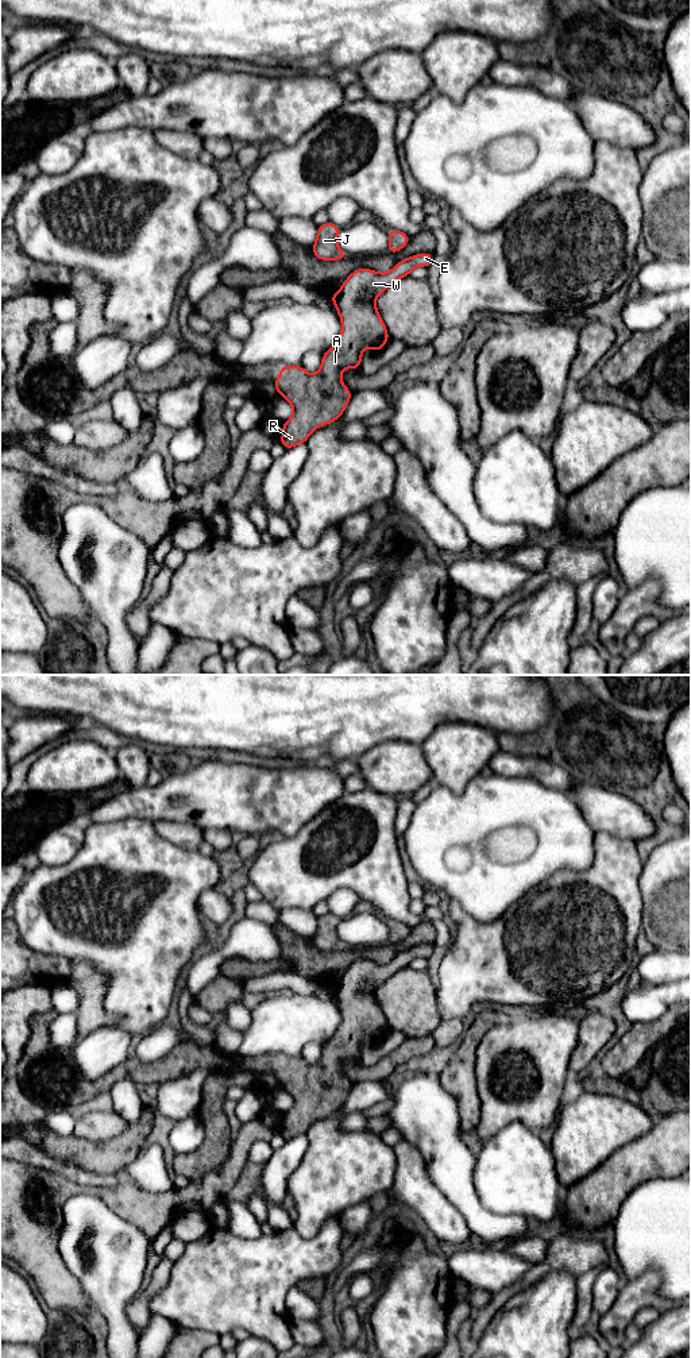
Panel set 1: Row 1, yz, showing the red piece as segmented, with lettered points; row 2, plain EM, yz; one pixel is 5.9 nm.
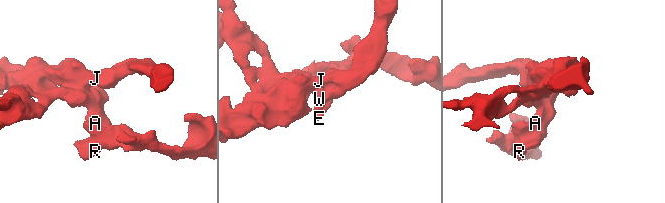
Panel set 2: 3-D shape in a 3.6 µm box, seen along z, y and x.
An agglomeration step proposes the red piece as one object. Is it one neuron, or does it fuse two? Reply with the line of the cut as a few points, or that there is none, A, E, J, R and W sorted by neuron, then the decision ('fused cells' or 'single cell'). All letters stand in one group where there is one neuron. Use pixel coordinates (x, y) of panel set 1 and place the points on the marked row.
yz (339, 292), (335, 307) | A E R W / J | fused cells

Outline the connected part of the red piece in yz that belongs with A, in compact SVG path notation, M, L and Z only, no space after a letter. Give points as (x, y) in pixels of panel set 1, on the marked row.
M424 252L399 261L390 271L378 273L372 269L356 269L343 282L336 310L341 320L341 333L335 344L323 354L321 366L316 374L308 374L298 366L282 364L277 375L274 390L278 391L293 406L292 417L282 424L279 443L285 450L305 444L316 428L336 421L347 409L351 390L341 382L344 369L360 370L362 355L366 347L374 352L381 351L390 339L386 325L378 312L375 300L389 286L402 277L410 275L414 267L429 267L433 254Z

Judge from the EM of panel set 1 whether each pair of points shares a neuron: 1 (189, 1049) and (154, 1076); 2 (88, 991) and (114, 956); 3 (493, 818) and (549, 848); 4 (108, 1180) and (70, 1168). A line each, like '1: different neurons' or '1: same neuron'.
1: same neuron
2: different neurons
3: same neuron
4: same neuron

